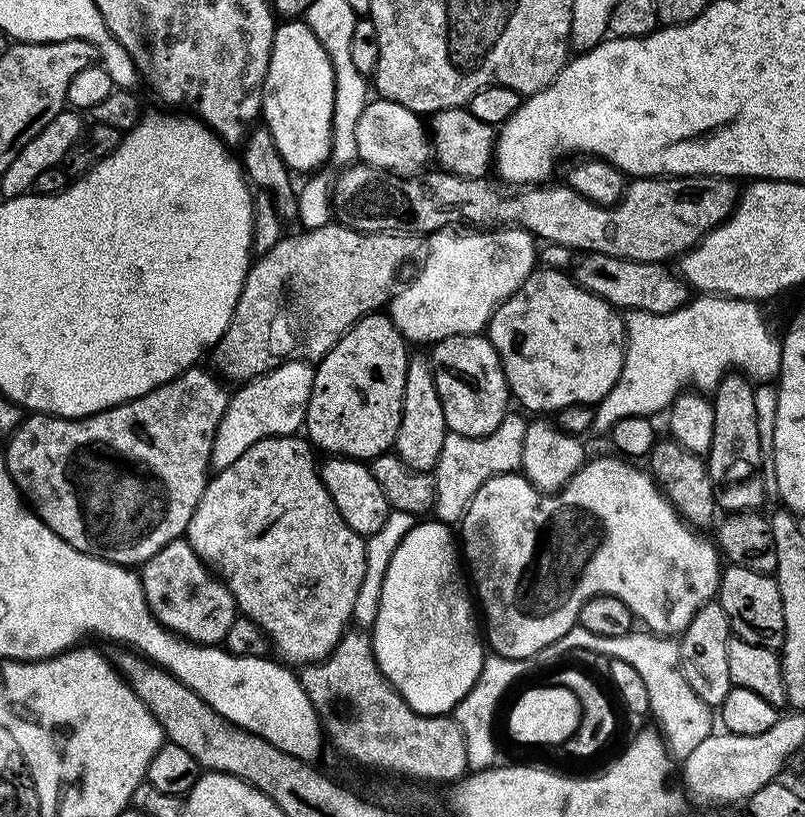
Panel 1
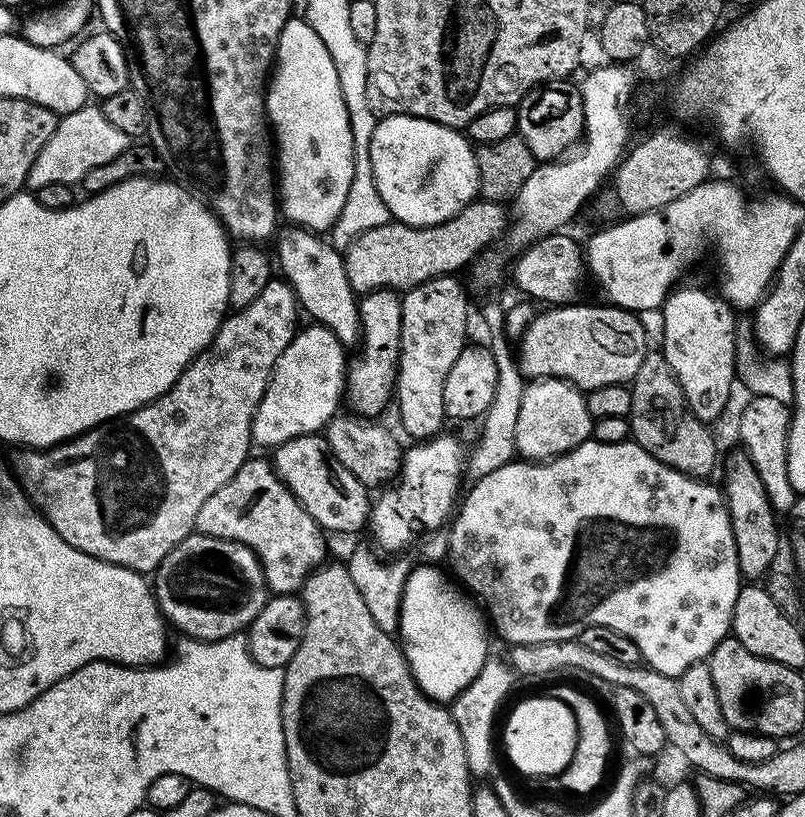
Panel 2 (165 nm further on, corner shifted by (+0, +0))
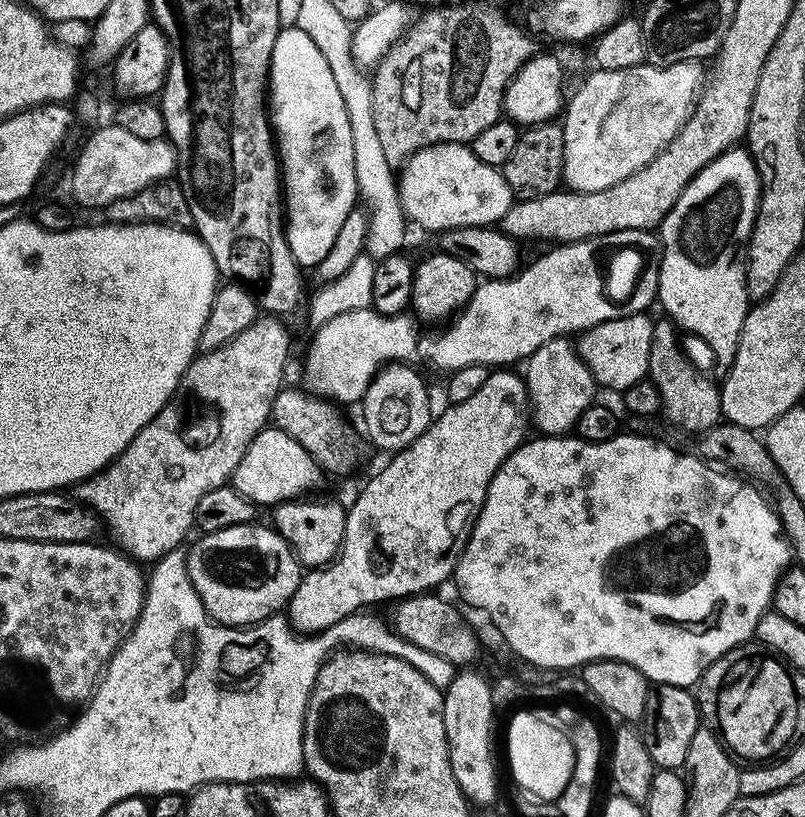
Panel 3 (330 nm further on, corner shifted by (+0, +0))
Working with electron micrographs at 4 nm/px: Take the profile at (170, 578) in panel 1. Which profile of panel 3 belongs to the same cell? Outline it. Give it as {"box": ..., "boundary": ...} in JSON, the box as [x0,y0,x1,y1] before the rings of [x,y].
{"box":[186,523,302,628],"boundary":[[[256,523],[235,524],[222,530],[203,533],[199,537],[201,540],[194,541],[192,549],[186,555],[186,571],[194,590],[198,590],[198,598],[202,598],[202,606],[216,623],[224,624],[227,628],[246,628],[249,624],[257,624],[283,613],[294,590],[298,590],[302,565],[297,560],[296,553],[280,537],[275,527],[267,523]]]}

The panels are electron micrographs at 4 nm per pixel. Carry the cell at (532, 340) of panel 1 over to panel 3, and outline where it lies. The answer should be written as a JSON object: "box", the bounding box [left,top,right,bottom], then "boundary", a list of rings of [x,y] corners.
{"box":[578,314,653,394],"boundary":[[[644,314],[623,316],[617,320],[607,320],[593,328],[586,328],[578,336],[578,355],[592,371],[601,389],[613,388],[623,394],[648,375],[650,362],[650,342],[652,341],[653,321]]]}

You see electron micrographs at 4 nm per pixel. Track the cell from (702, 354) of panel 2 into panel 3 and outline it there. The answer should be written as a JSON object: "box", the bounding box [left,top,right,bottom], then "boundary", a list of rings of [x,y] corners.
{"box":[658,147,760,366],"boundary":[[[747,147],[728,149],[714,162],[705,166],[682,190],[678,202],[666,214],[658,226],[658,240],[662,245],[660,254],[660,281],[658,304],[664,307],[663,315],[685,333],[693,332],[698,339],[724,363],[730,366],[736,357],[742,326],[750,307],[746,266],[748,243],[754,230],[756,212],[760,209],[760,175]]]}

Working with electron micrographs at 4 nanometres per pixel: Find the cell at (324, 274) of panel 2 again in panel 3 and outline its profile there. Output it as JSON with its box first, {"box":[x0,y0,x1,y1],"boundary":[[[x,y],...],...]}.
{"box":[362,362,434,454],"boundary":[[[408,362],[385,364],[372,377],[362,401],[364,428],[368,431],[373,446],[381,448],[387,454],[395,454],[410,446],[410,442],[424,433],[434,419],[428,388],[424,385],[423,378],[412,368],[415,367]]]}

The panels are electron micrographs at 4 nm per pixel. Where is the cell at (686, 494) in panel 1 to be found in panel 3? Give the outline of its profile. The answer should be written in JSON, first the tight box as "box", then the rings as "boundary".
{"box":[647,318,721,434],"boundary":[[[660,318],[660,321],[657,319],[653,323],[647,379],[652,381],[661,395],[662,416],[688,432],[699,434],[721,423],[720,384],[708,376],[703,376],[688,361],[687,354],[680,349],[679,335],[681,336],[681,333],[676,325],[667,318]]]}

